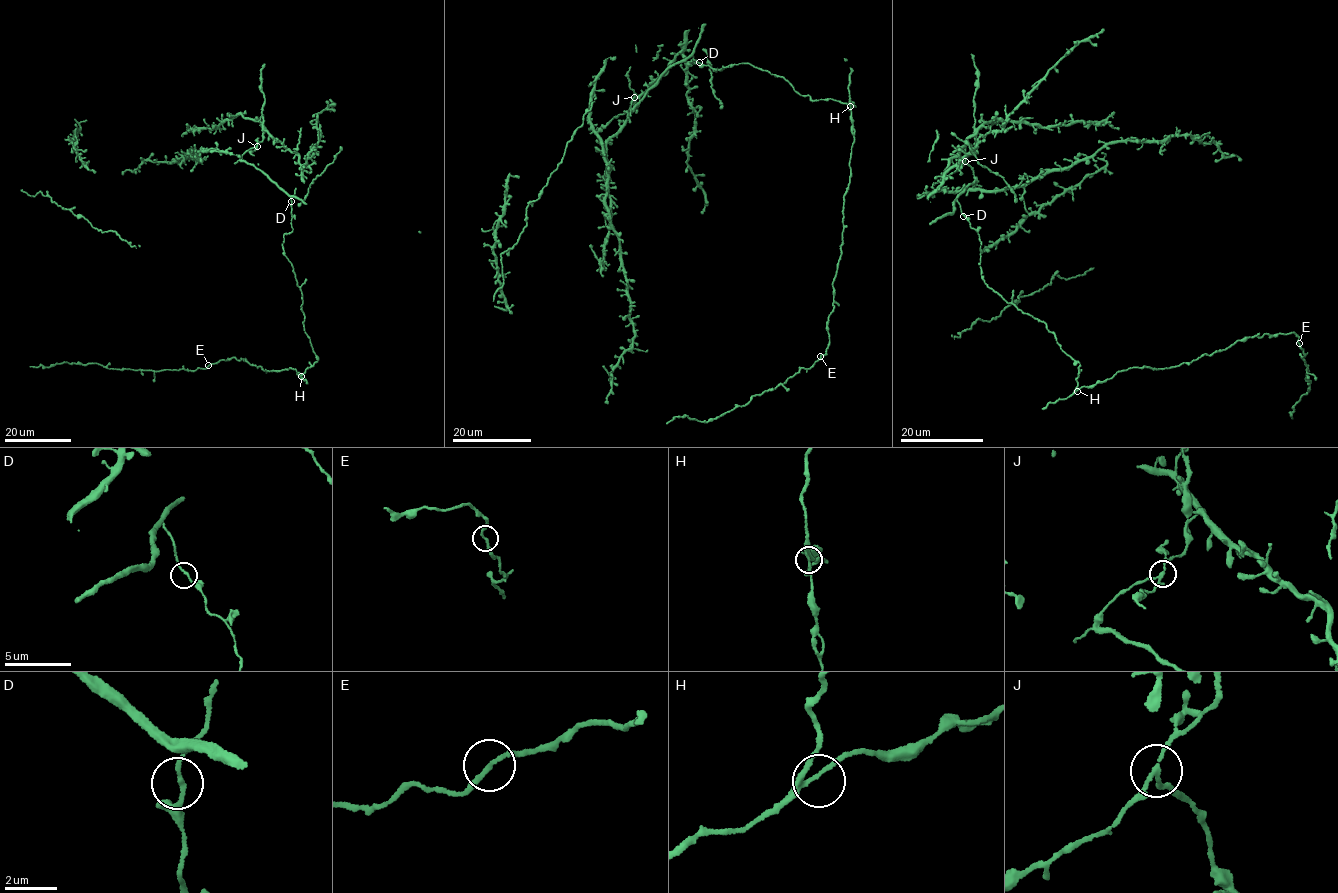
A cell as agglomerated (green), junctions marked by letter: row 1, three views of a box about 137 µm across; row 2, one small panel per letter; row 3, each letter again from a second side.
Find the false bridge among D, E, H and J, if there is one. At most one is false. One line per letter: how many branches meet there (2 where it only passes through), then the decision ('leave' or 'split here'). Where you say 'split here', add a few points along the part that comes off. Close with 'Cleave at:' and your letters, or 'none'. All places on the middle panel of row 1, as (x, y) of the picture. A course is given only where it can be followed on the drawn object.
D: 2 branches meet; leave
E: 2 branches meet; leave
H: 3 branches meet; leave
J: 3 branches meet; split here
Cleave at: J

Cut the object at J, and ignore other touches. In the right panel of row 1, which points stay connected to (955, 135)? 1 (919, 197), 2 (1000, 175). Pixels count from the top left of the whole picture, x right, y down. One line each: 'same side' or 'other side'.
1: other side
2: same side

